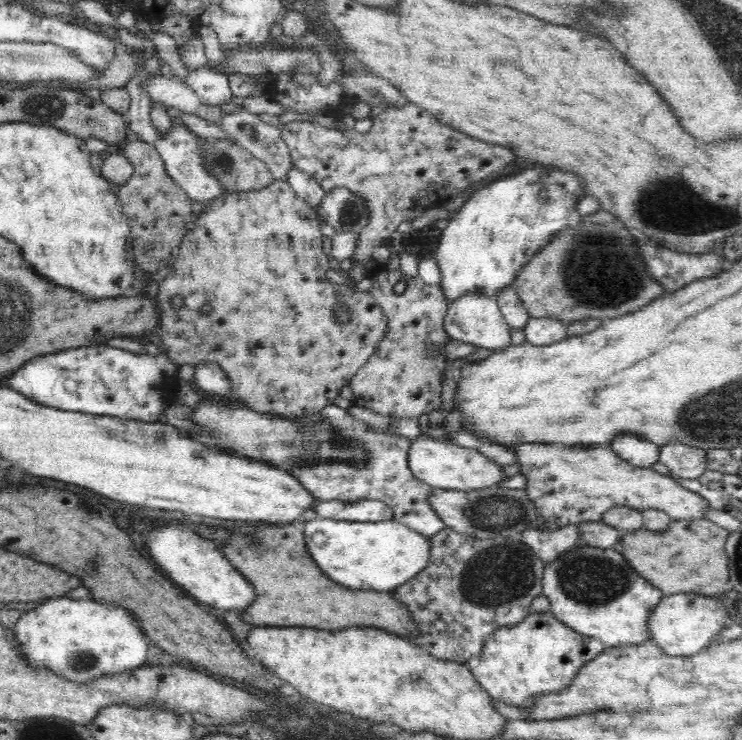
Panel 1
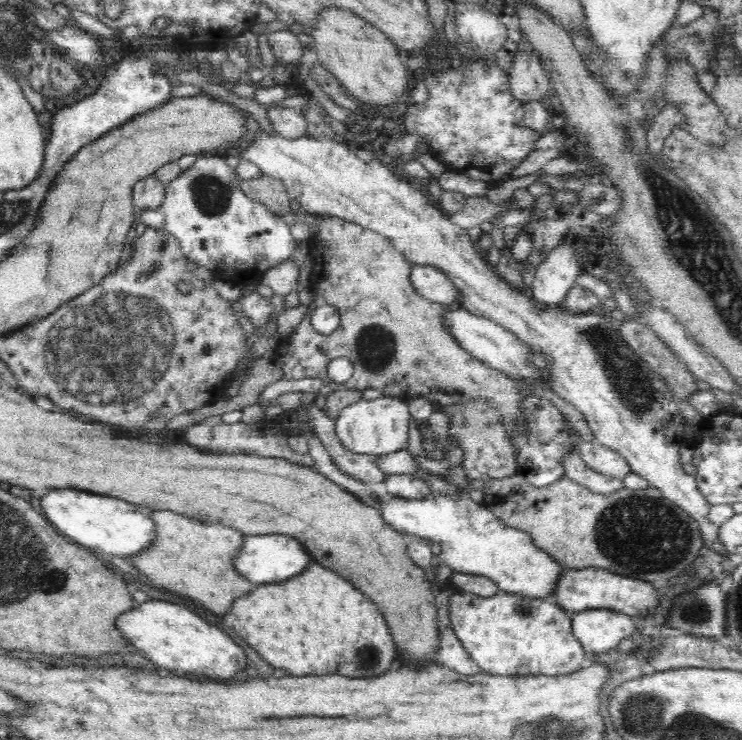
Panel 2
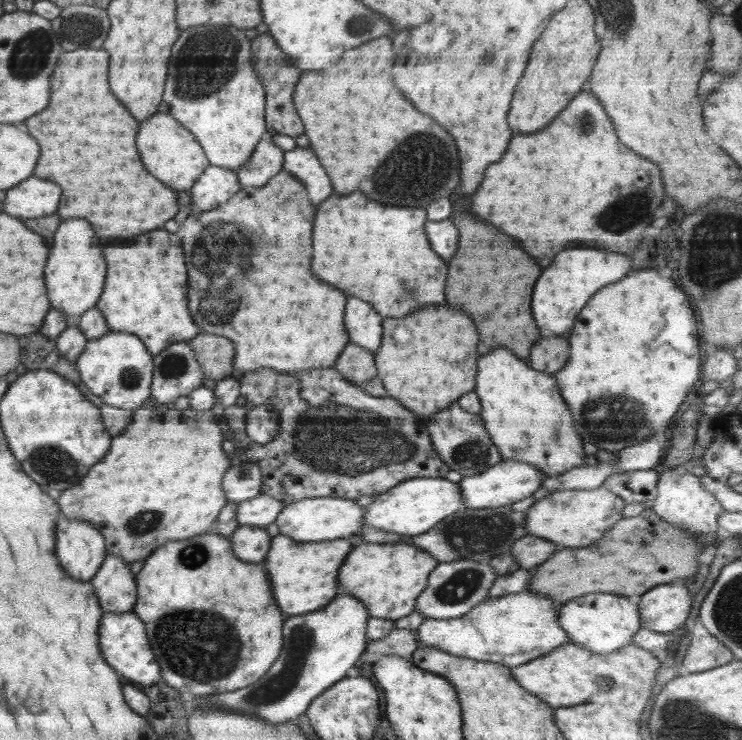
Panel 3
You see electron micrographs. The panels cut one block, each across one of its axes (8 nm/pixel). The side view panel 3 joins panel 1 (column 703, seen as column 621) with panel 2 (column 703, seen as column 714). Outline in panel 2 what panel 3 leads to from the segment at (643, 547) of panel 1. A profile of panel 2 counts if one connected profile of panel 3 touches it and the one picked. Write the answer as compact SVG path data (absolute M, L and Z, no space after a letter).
M514 475L503 479L487 480L485 481L485 485L481 491L483 492L483 499L481 500L481 503L486 508L489 508L490 512L493 512L494 516L498 517L506 526L519 528L524 532L527 532L531 536L536 548L547 552L565 569L604 569L619 576L628 576L634 579L638 578L638 580L642 581L646 580L646 582L651 583L653 586L658 586L658 584L654 584L654 582L666 582L668 578L678 576L680 572L684 572L684 570L686 570L686 568L688 568L688 566L690 566L690 564L698 558L700 548L705 546L705 542L701 537L699 524L684 509L680 508L678 504L666 498L666 496L662 494L662 491L652 485L642 490L630 490L629 488L624 487L610 494L600 494L592 492L592 490L583 487L577 482L566 477L559 478L556 482L552 482L552 484L537 487L536 485L530 484L524 476Z

